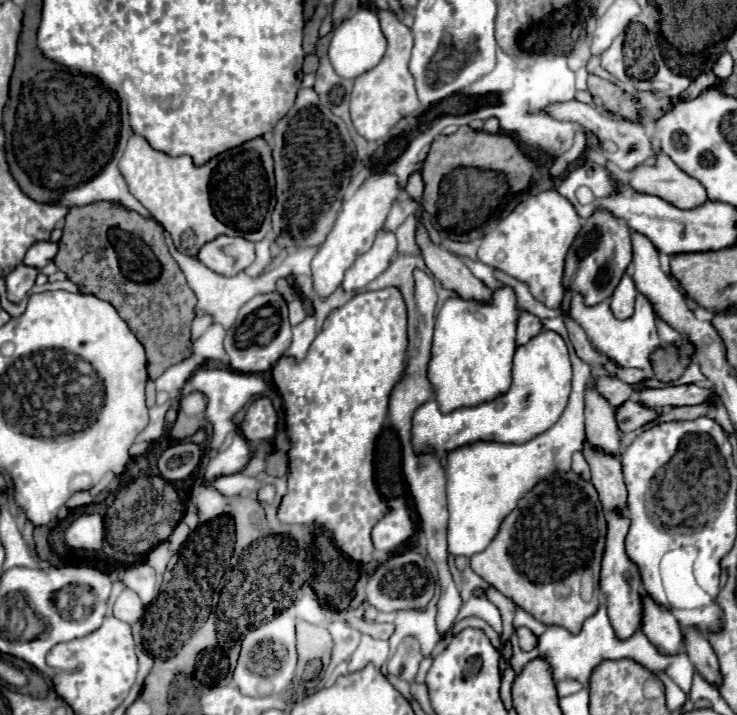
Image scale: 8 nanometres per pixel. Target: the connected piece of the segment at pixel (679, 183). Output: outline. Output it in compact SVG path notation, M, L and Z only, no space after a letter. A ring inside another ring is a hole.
M654 138L652 144L656 154L634 170L630 186L636 192L660 196L678 208L698 208L704 204L708 200L706 188L664 156Z

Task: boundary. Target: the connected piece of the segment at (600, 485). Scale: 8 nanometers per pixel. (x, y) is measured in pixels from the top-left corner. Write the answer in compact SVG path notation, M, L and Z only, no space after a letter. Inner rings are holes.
M584 440L584 458L592 470L592 484L598 490L600 502L604 510L622 510L626 512L626 486L622 478L620 458L608 452L600 452L600 448L588 444Z

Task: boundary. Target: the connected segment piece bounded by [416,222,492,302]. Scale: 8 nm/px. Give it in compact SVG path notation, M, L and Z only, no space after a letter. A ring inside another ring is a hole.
M424 222L416 224L416 244L420 246L428 270L442 282L444 288L454 290L464 300L492 300L492 290L468 270L460 256L432 242Z

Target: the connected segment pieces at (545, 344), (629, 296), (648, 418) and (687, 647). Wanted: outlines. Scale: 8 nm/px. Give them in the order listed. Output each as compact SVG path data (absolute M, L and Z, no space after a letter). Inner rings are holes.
M544 330L534 336L528 344L520 346L514 354L514 376L512 386L506 394L472 406L458 408L442 414L436 400L428 400L414 414L412 446L416 452L452 452L460 444L472 444L472 440L496 440L502 444L524 444L540 432L546 432L562 416L570 396L572 368L568 358L566 342L560 334Z
M624 274L620 284L616 286L614 294L610 296L610 308L614 312L616 318L624 320L628 316L632 316L634 312L634 298L636 298L636 284L632 284L632 276Z
M628 400L626 404L622 404L616 410L616 418L618 418L622 432L632 432L632 430L638 430L644 424L656 420L658 412L654 408L644 408L644 404L640 404L640 402Z
M684 628L684 652L692 660L694 668L710 682L718 684L720 682L720 672L718 672L718 658L708 642L708 638L702 632L696 632L696 628Z

